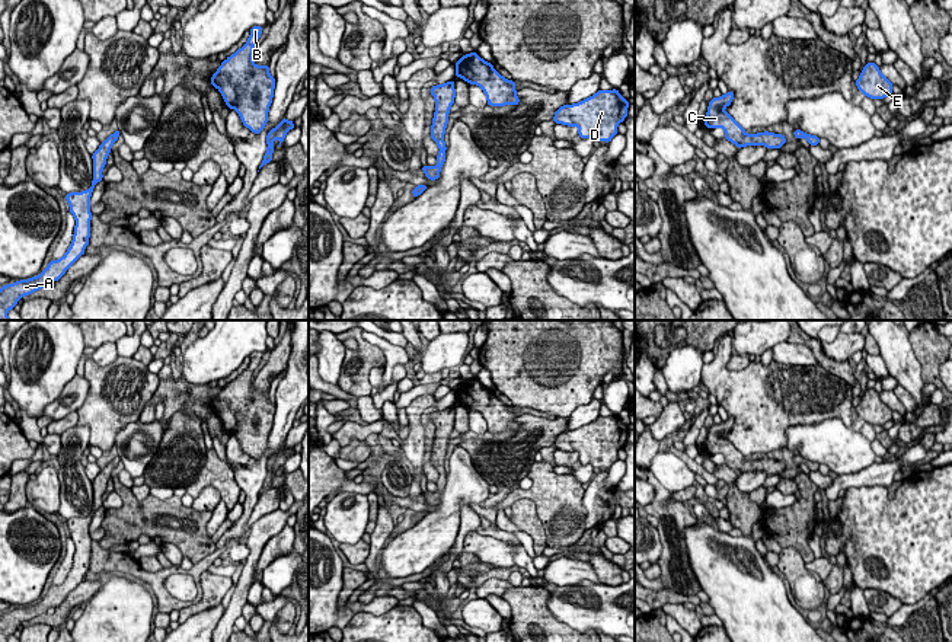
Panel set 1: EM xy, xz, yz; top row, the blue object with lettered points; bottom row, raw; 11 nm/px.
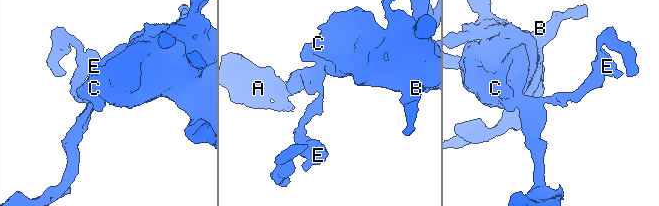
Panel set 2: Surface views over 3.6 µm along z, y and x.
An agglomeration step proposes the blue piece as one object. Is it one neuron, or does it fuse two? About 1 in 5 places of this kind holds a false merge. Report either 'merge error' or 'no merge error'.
no merge error

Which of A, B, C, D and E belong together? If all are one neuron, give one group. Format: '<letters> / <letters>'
A B C D E

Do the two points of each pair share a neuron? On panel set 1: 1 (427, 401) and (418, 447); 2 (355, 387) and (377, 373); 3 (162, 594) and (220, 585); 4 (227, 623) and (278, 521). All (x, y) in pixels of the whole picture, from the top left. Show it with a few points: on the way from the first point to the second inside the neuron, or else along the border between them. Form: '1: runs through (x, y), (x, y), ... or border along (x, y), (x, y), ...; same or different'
1: runs through (417, 412), (417, 436); same
2: border along (382, 366), (376, 366), (370, 371), (371, 386); different
3: border along (205, 569), (200, 578), (201, 599), (179, 610); different
4: runs through (239, 597), (255, 545); same

